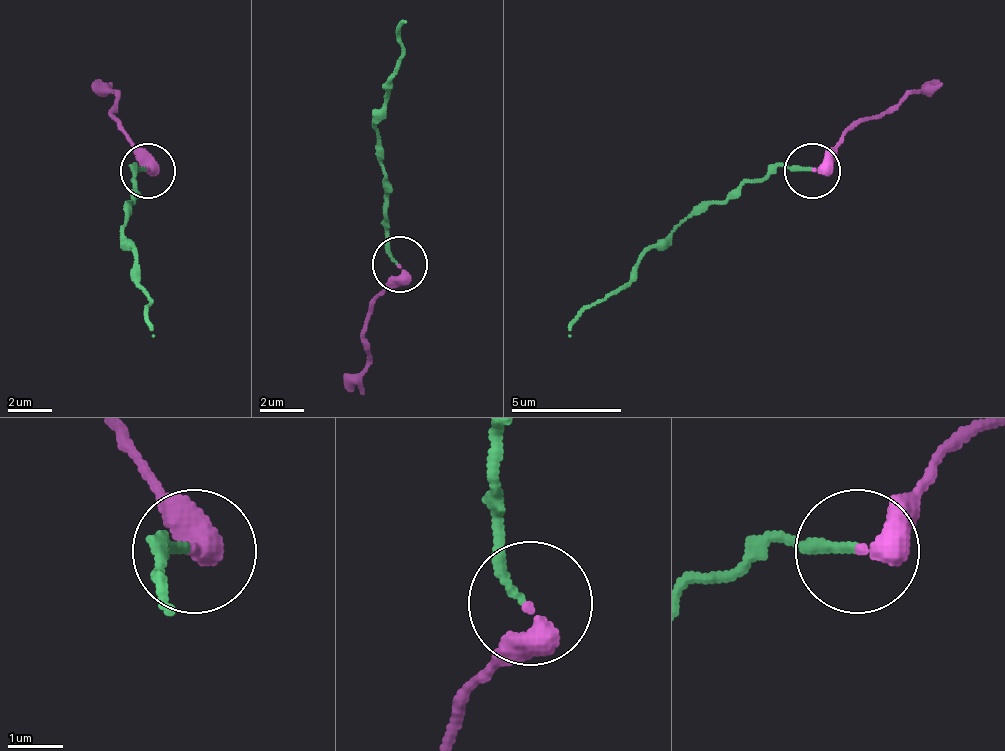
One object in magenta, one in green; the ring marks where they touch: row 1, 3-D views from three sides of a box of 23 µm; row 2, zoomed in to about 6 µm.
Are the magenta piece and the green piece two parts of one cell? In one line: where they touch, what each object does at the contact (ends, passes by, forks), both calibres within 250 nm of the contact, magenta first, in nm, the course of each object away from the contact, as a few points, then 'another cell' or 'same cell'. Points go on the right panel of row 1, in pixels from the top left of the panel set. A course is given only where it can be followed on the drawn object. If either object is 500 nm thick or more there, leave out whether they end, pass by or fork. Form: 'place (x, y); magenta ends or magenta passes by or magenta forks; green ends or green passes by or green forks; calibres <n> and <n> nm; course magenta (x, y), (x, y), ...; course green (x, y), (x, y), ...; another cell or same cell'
place (812, 170); magenta ends; green ends; calibres 400 and 180 nm; course magenta (811, 172), (849, 128), (882, 117), (937, 84); course green (811, 172), (772, 166), (695, 205), (596, 298), (568, 337); same cell

